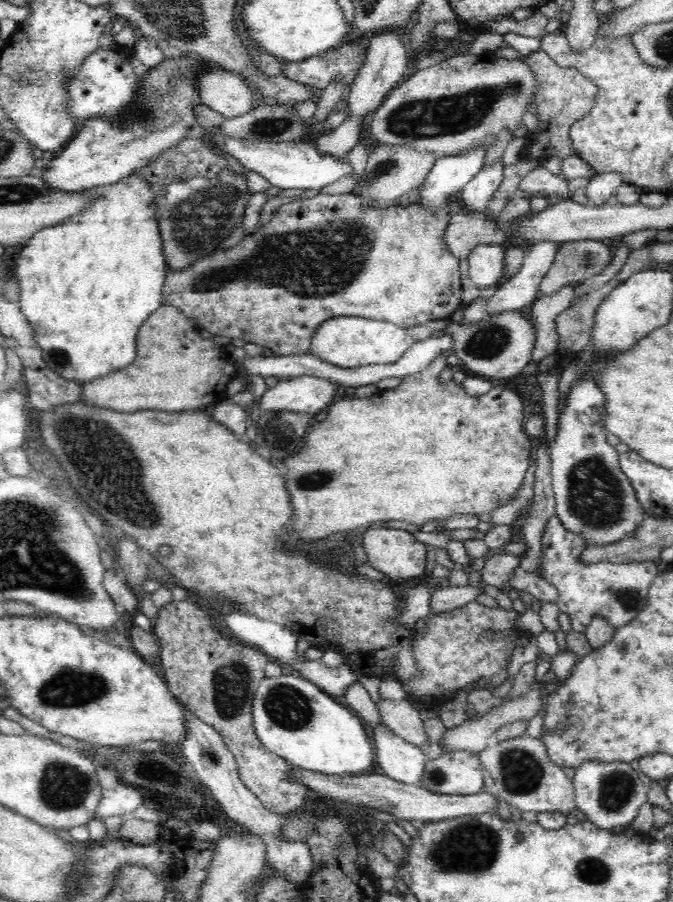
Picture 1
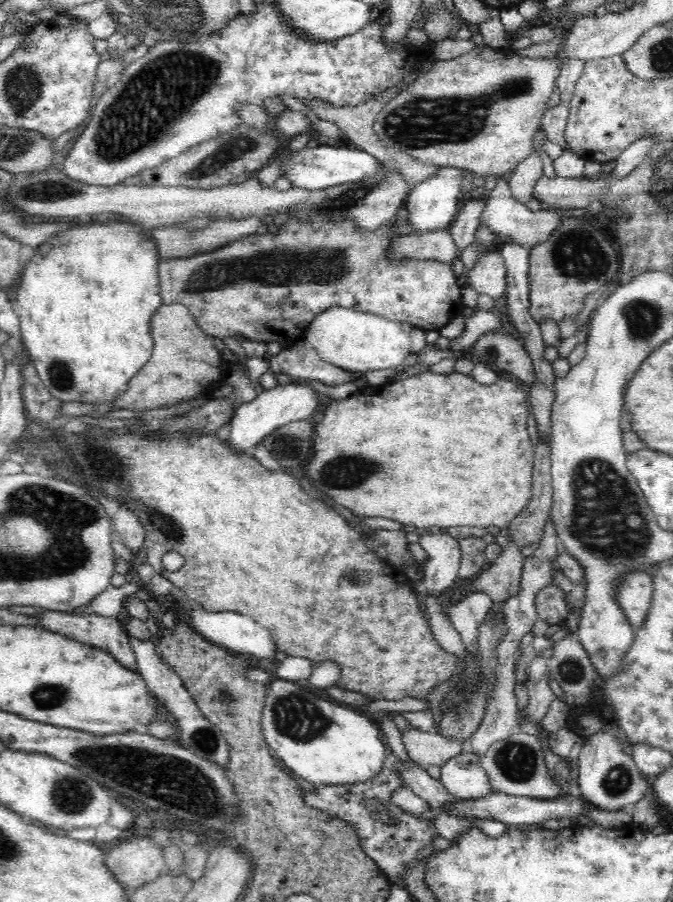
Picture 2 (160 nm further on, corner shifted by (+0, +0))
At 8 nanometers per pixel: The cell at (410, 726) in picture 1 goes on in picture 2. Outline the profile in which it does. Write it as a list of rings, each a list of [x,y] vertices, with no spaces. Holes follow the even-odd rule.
[[[411,725],[407,731],[402,732],[402,740],[409,758],[424,769],[430,766],[441,767],[450,758],[463,754],[464,748],[468,748],[468,740],[446,738],[434,730],[418,731]]]

